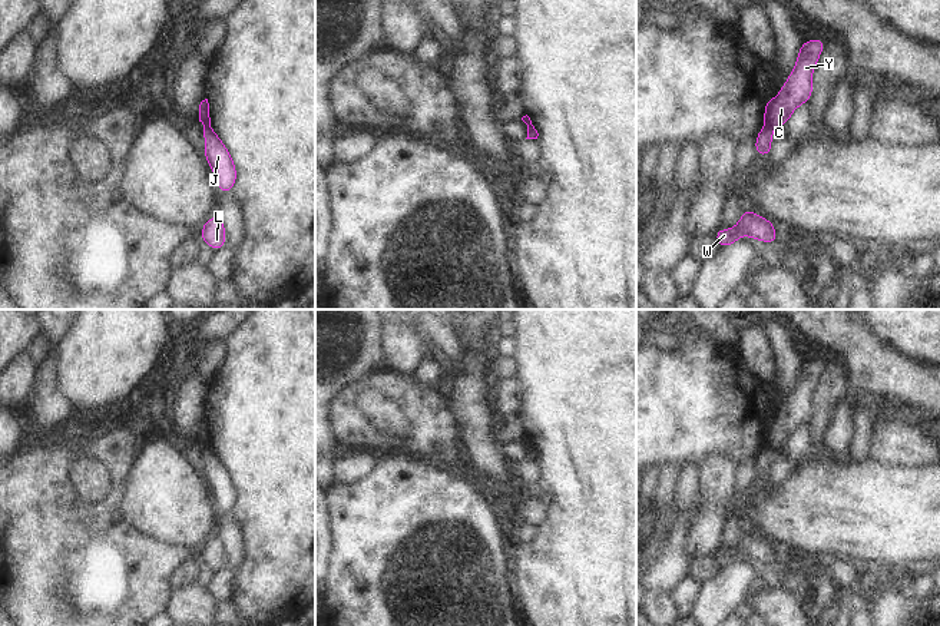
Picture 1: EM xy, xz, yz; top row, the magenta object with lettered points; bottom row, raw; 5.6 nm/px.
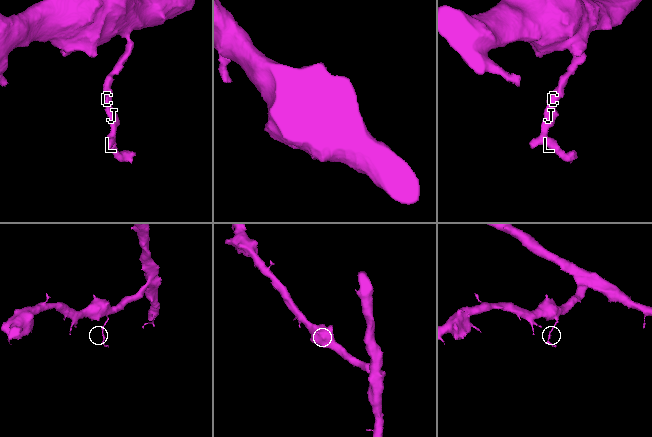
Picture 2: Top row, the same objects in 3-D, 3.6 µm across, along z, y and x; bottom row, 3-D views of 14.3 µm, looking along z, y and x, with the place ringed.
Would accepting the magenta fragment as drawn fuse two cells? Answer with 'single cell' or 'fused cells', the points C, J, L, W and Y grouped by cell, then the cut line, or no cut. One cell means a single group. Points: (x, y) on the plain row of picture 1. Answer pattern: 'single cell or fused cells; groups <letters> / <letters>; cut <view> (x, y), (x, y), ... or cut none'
fused cells; groups C Y / J L W; cut xy (204, 446), (209, 447)

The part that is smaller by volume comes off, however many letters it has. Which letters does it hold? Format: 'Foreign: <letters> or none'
Foreign: J, L, W

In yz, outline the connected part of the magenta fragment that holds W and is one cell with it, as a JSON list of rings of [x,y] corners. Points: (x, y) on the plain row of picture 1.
[[[745,530],[734,549],[718,550],[714,557],[722,570],[738,563],[741,556],[768,564],[778,564],[774,549],[775,546],[772,543],[767,541],[764,537],[757,537],[755,531]]]

